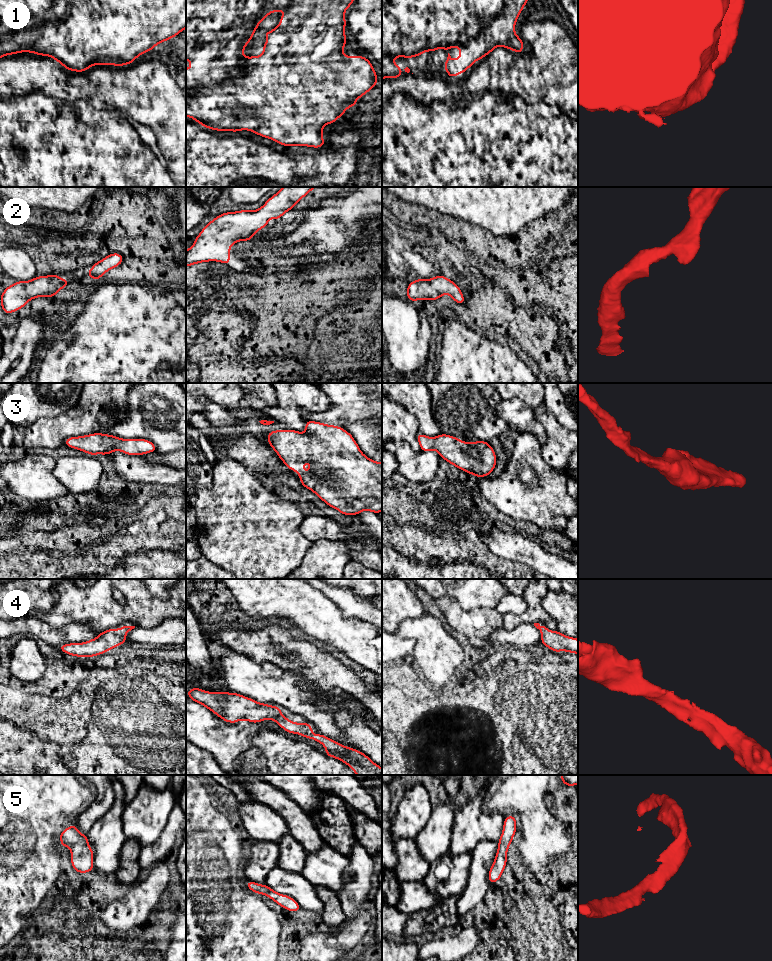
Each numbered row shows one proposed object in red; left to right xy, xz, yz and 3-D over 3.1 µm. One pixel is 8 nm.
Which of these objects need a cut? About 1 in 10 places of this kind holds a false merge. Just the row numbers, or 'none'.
none

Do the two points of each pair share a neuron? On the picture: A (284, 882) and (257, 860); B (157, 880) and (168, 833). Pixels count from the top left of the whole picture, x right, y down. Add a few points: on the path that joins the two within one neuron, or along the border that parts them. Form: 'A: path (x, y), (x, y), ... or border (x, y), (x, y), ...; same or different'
A: border (277, 866), (274, 866), (266, 875), (265, 884); different
B: border (161, 861), (150, 867), (143, 874); different

